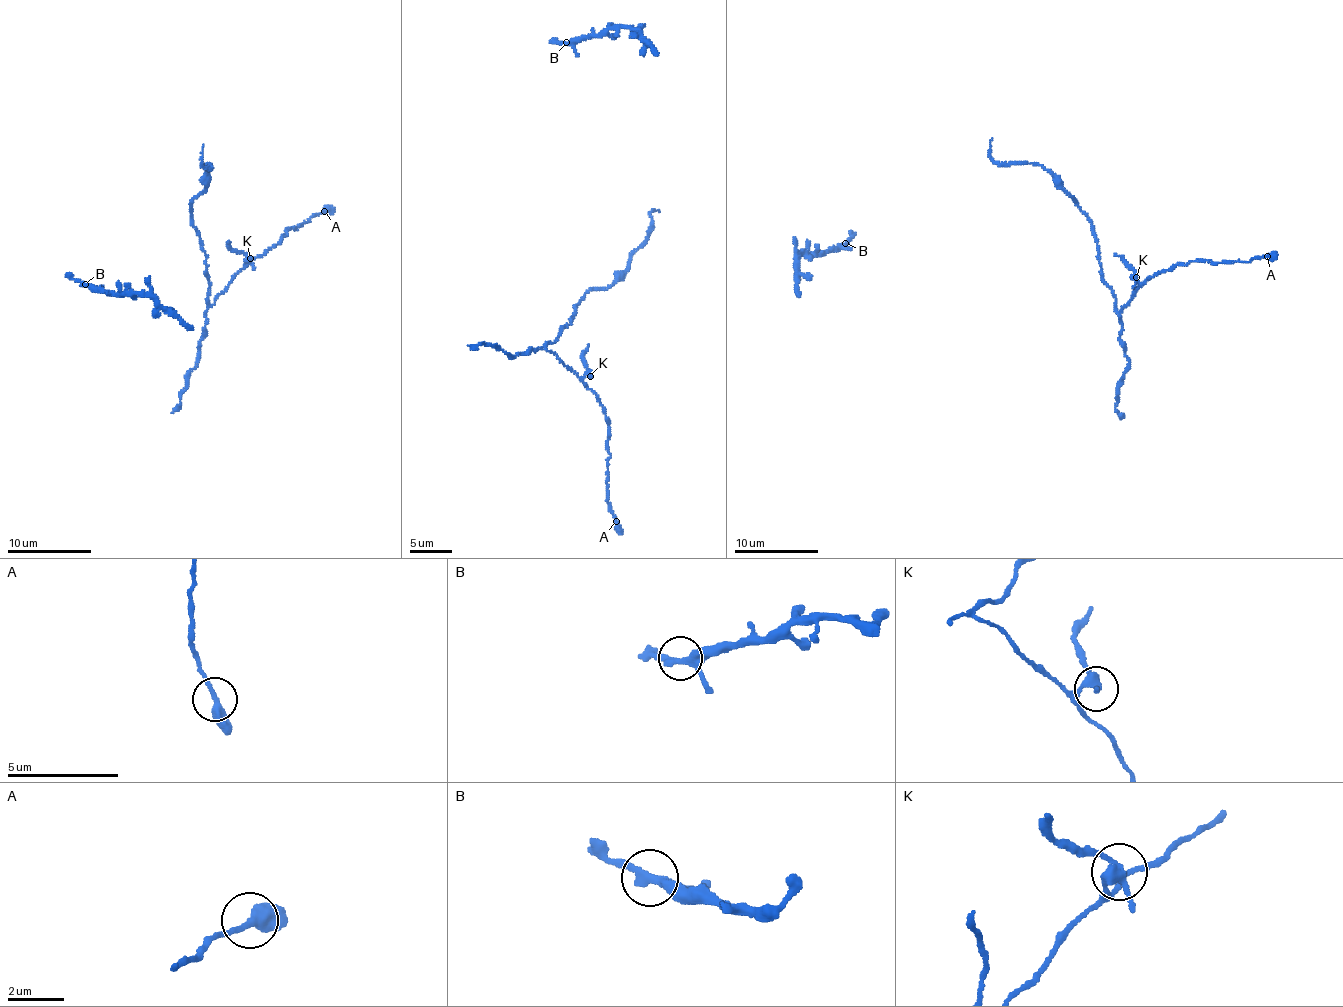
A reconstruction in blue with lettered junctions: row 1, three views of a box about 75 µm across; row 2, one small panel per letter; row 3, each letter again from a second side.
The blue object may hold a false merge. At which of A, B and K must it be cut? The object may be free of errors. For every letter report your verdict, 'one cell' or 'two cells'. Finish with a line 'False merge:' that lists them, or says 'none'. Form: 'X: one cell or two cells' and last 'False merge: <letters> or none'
A: one cell
B: one cell
K: two cells
False merge: K

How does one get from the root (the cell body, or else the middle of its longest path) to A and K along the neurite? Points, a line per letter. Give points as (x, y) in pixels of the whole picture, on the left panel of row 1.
A: (205, 174), (208, 183), (190, 211), (205, 253), (212, 305), (249, 262), (279, 244), (286, 231), (324, 211)
K: (205, 174), (208, 183), (194, 198), (190, 211), (206, 257), (209, 303), (215, 302), (233, 275), (249, 259)

